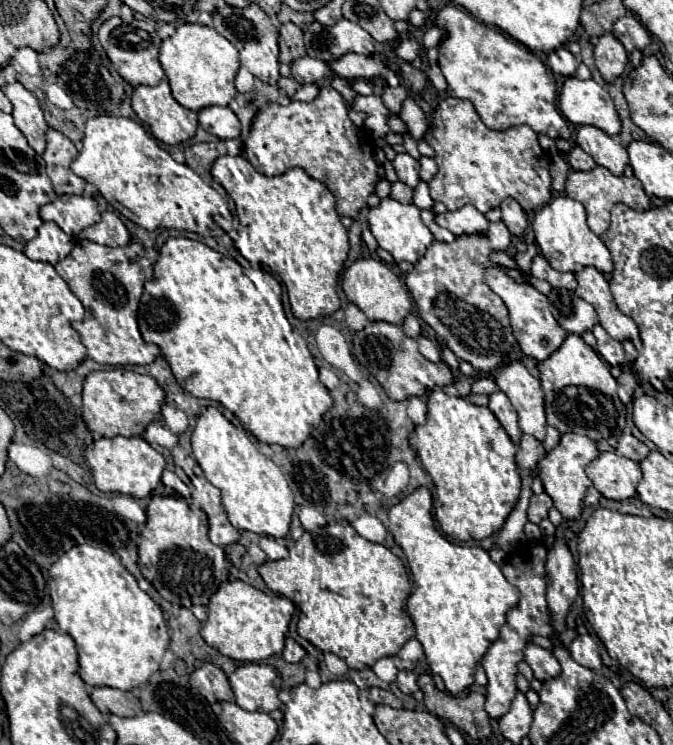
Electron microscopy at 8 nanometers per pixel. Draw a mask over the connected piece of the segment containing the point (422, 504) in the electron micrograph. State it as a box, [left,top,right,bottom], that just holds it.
[388,487,518,695]

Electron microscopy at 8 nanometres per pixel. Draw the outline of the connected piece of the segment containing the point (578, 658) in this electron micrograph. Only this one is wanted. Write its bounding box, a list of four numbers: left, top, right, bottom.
[570,635,602,671]

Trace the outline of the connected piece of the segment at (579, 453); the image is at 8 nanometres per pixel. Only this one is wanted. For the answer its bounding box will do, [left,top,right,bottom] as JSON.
[538,433,598,521]

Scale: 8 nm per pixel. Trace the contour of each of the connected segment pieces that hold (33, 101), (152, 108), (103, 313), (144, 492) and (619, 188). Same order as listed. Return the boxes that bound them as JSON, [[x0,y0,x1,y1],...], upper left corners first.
[[4,83,48,153],[132,79,198,145],[56,241,154,365],[86,437,164,499],[566,167,650,235]]

